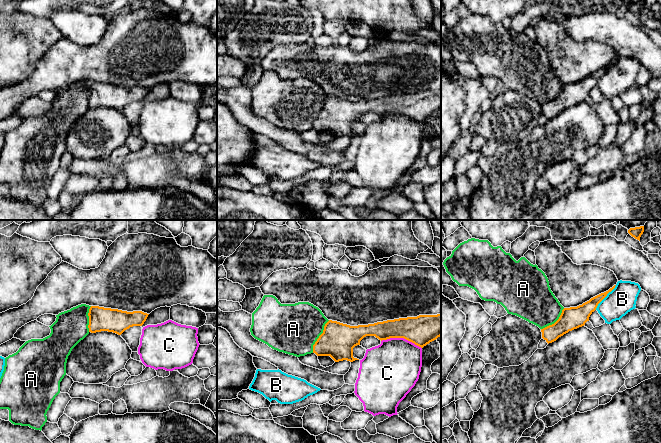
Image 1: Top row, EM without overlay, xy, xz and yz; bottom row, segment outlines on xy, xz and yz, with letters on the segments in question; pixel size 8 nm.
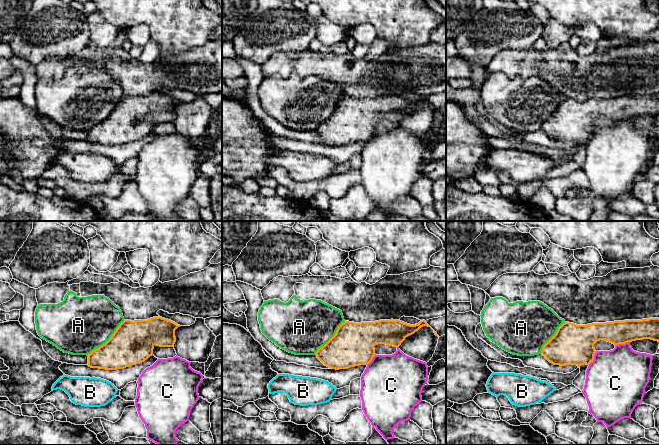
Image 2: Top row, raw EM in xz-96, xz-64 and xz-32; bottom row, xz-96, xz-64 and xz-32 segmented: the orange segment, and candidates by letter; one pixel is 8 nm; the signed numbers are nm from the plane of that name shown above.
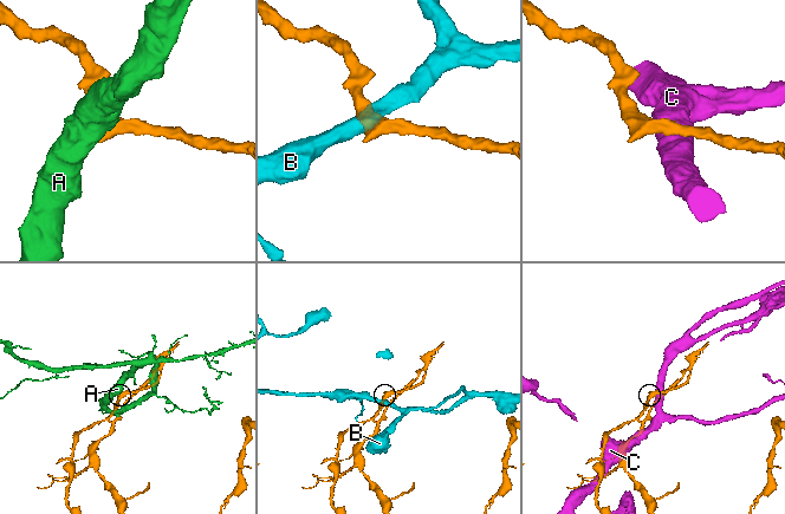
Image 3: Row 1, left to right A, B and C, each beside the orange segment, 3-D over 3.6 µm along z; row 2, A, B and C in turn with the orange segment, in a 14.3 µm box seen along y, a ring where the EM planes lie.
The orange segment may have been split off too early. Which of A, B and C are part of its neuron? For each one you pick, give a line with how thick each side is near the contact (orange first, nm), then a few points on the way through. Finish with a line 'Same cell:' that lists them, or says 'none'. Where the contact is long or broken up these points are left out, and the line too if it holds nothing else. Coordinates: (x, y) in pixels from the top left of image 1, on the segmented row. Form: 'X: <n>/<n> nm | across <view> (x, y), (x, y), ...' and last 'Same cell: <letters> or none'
Same cell: none

